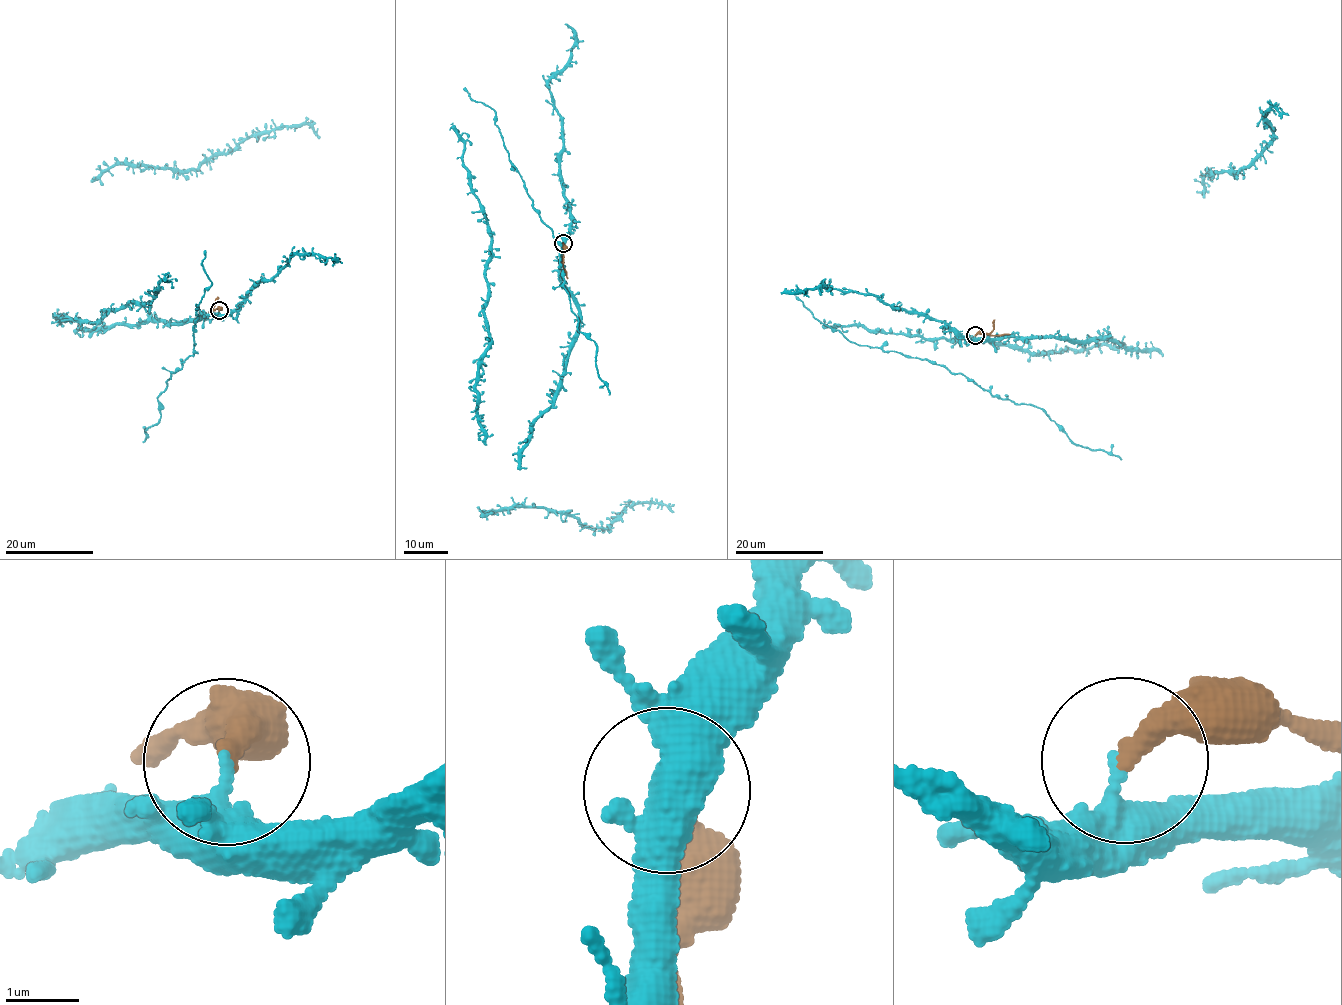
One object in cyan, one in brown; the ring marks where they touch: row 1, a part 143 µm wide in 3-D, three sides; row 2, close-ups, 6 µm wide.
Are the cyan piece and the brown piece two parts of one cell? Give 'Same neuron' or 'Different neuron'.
Different neuron

